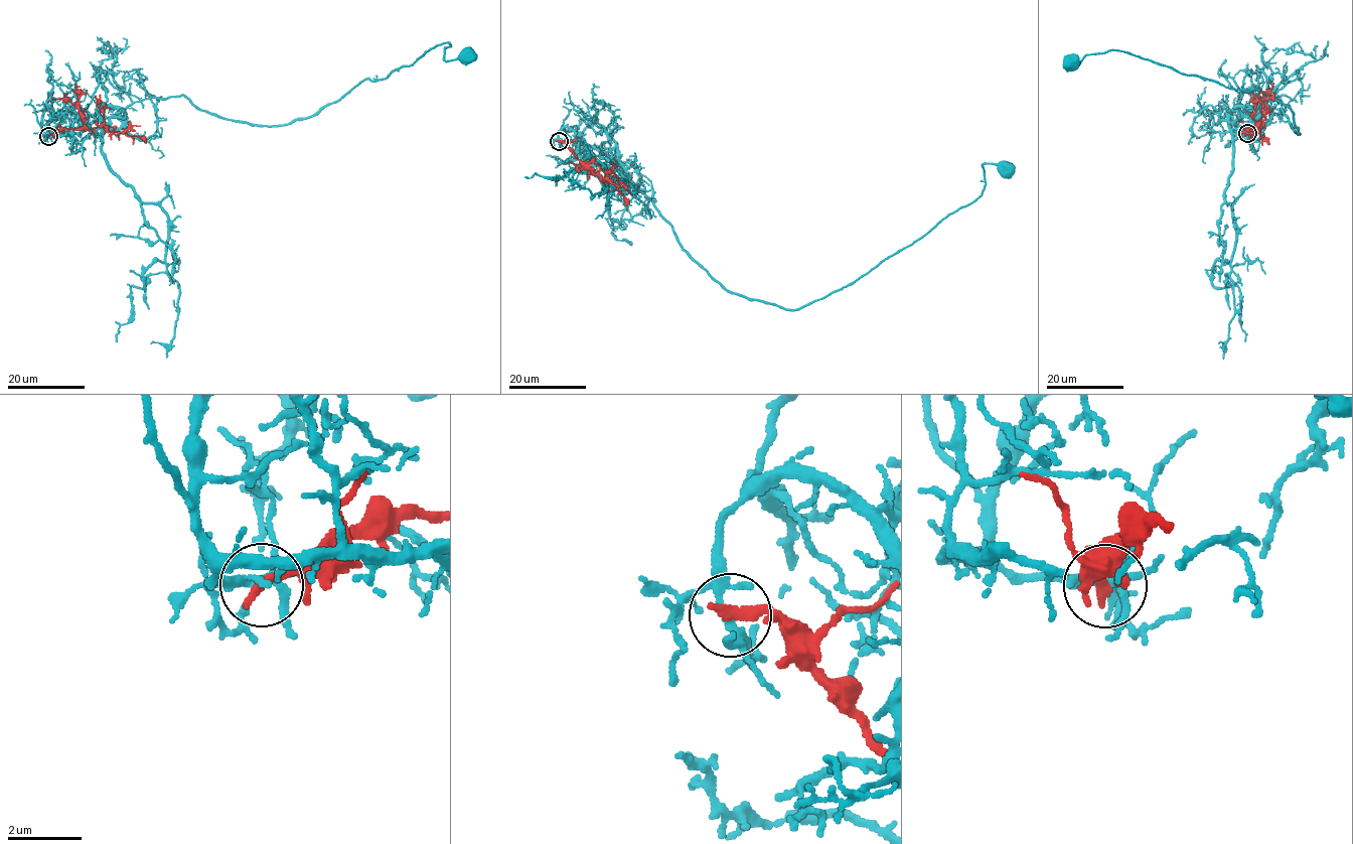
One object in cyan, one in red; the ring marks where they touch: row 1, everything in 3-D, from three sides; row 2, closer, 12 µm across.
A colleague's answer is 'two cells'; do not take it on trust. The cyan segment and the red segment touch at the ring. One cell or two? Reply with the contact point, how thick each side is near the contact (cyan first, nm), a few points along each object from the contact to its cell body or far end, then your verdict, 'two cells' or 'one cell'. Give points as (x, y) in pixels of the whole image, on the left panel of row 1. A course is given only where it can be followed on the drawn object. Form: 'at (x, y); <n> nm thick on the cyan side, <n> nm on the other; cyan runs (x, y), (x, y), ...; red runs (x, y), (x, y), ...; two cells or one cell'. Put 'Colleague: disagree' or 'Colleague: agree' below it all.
at (48, 136); 190 nm thick on the cyan side, 300 nm on the other; cyan runs (48, 136), (119, 127), (136, 102), (182, 95), (229, 120), (284, 125), (441, 43), (445, 60), (469, 55); red runs (48, 136), (63, 129), (93, 130), (104, 126), (110, 132), (125, 130), (112, 132), (111, 139); two cells
Colleague: agree

